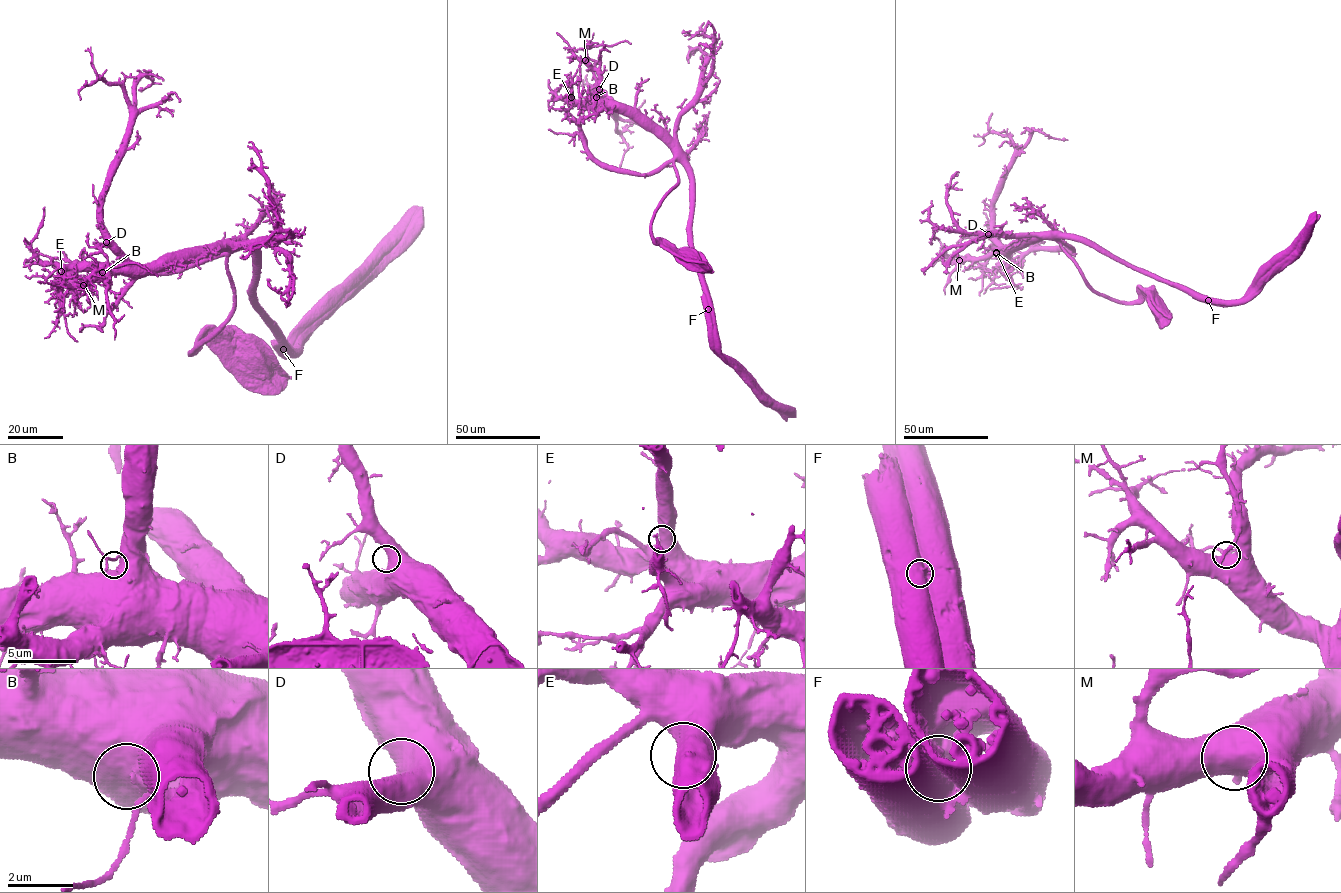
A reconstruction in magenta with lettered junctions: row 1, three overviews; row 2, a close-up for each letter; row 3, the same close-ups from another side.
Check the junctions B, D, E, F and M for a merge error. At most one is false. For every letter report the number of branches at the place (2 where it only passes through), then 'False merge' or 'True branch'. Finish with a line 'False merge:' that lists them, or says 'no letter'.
B: Branches: 1. True branch
D: Branches: 1. True branch
E: Branches: 1. True branch
F: Branches: 1. False merge
M: Branches: 1. True branch
False merge: F

